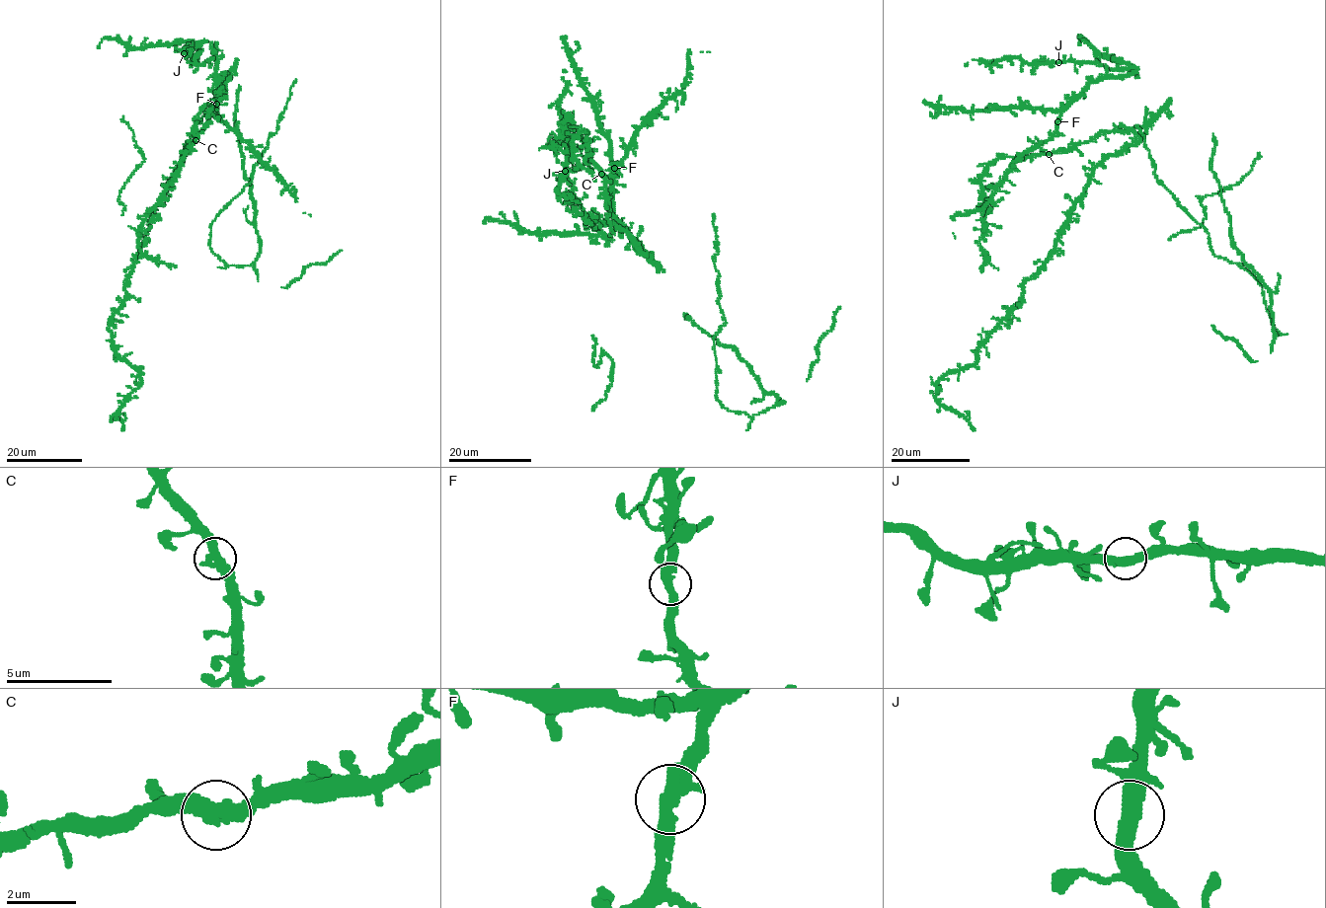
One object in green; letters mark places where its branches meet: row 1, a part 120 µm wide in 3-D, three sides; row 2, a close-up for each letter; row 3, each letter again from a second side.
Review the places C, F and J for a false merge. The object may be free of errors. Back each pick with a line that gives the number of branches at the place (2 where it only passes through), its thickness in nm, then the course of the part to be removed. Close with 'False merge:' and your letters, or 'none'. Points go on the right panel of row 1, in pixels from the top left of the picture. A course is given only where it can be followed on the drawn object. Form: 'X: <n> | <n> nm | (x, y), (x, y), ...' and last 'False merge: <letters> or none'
False merge: none

